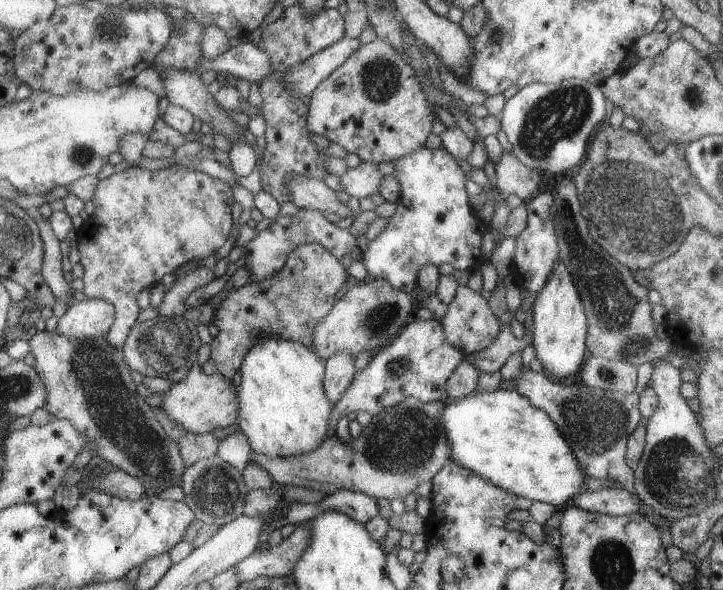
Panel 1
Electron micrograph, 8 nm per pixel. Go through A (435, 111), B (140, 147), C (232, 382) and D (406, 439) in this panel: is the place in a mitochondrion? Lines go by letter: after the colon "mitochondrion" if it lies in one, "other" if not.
A: other
B: other
C: other
D: mitochondrion

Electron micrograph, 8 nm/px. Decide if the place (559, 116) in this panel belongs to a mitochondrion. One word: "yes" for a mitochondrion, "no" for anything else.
yes

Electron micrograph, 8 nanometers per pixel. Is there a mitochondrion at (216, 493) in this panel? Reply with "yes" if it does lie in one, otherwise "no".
yes

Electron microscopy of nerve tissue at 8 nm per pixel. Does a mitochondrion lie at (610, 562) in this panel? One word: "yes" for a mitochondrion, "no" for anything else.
yes

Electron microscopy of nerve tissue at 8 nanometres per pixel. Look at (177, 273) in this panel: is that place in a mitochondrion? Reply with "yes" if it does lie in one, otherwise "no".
no

